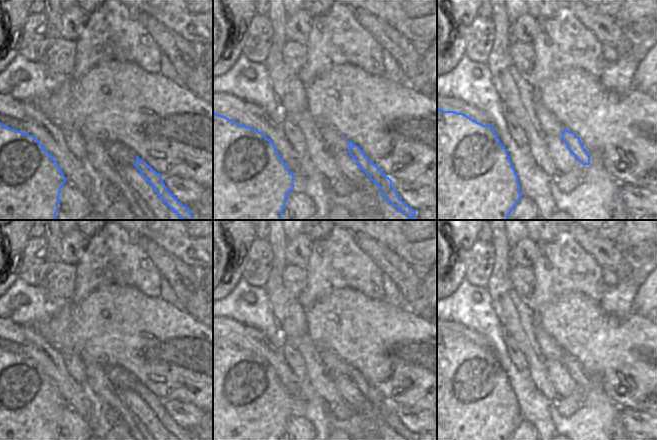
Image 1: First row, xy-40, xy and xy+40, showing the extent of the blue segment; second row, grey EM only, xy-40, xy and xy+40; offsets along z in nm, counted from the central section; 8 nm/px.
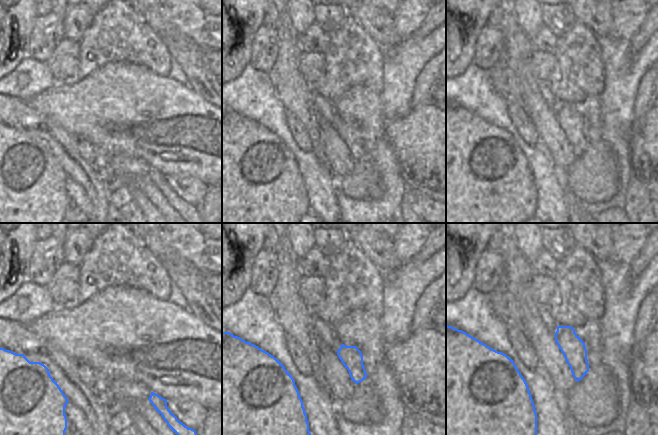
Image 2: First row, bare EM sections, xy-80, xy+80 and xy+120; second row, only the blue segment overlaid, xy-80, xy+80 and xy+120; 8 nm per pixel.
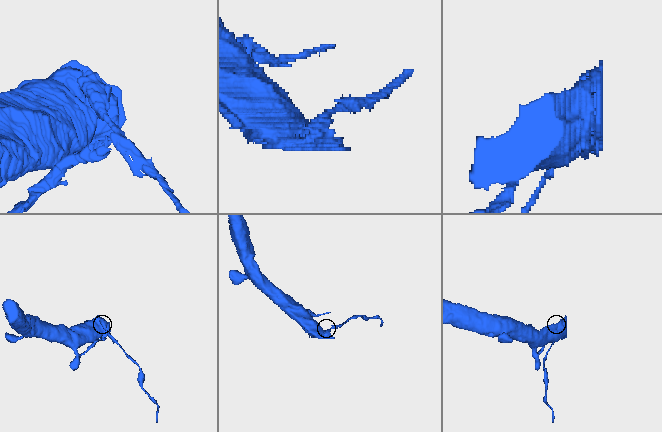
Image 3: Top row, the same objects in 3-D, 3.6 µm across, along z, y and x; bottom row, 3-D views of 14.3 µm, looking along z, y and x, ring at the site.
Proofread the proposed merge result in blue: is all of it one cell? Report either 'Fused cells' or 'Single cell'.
Fused cells

